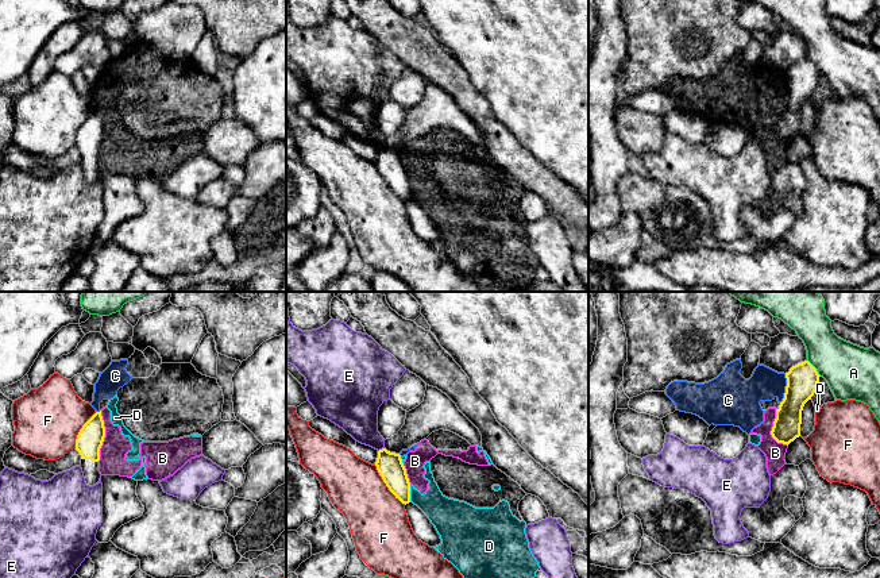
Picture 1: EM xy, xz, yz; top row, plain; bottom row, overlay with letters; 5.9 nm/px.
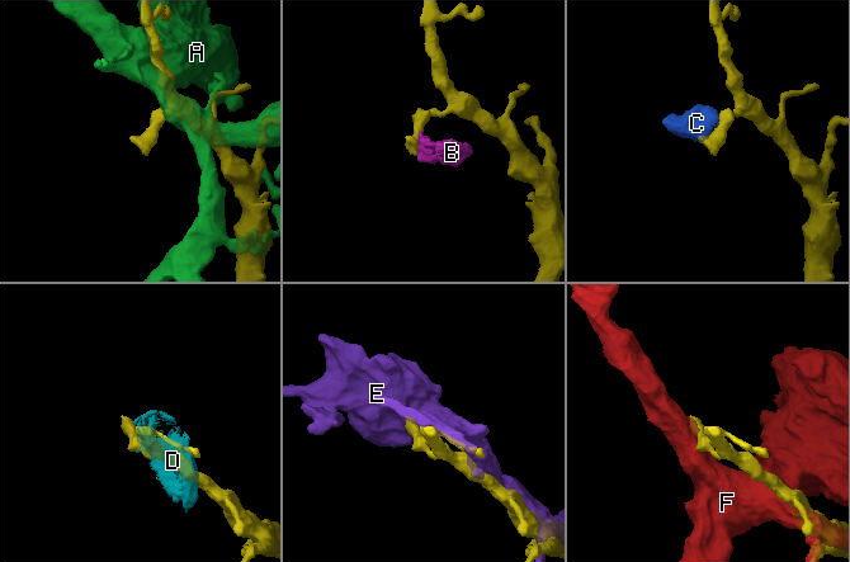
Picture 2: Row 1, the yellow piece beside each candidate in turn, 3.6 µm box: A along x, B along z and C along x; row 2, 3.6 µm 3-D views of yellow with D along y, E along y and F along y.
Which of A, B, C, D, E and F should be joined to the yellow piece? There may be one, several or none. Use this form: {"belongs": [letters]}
{"belongs": []}

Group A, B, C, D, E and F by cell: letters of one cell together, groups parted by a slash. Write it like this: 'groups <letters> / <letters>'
groups A / B C D / E / F

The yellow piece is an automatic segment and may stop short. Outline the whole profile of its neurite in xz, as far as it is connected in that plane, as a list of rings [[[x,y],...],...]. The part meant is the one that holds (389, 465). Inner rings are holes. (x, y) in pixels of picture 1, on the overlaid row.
[[[382,448],[378,451],[375,466],[383,482],[395,496],[395,498],[398,498],[405,505],[409,504],[410,482],[401,455]]]

